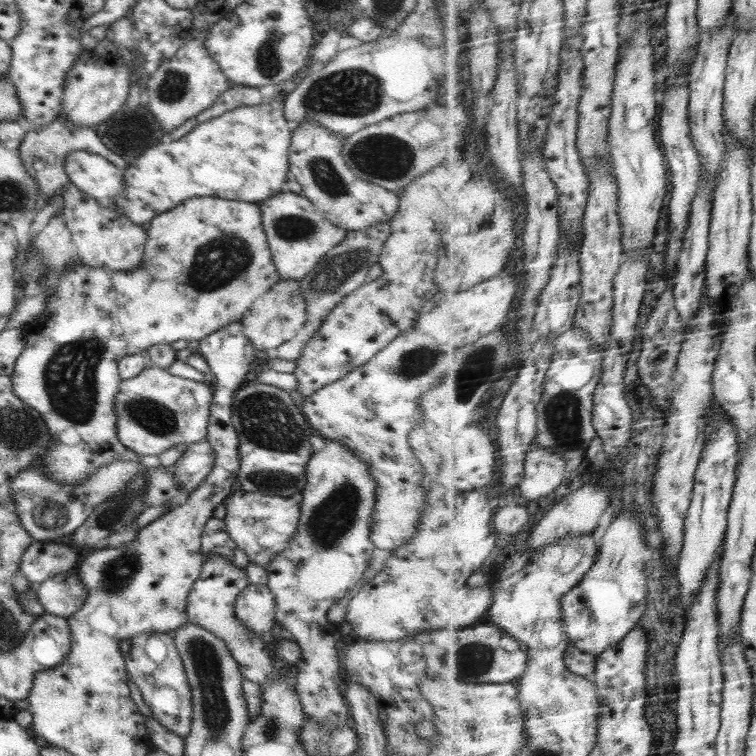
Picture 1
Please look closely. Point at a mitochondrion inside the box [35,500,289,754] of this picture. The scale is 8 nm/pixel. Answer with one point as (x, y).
(215, 711)

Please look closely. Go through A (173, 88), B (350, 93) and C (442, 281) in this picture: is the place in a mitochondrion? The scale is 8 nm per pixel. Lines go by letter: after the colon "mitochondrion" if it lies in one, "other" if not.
A: mitochondrion
B: mitochondrion
C: other

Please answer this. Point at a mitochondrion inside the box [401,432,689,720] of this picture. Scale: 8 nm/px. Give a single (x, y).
(472, 660)

